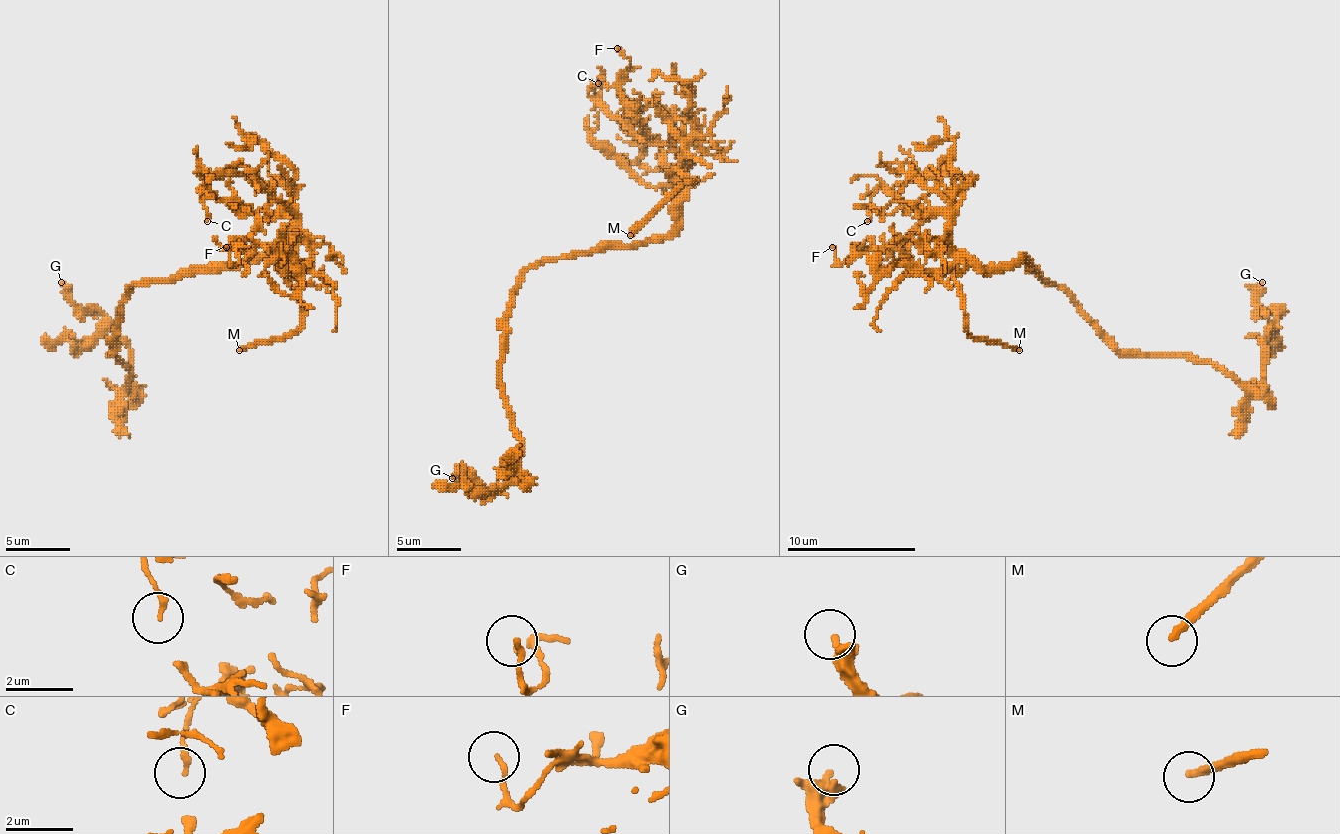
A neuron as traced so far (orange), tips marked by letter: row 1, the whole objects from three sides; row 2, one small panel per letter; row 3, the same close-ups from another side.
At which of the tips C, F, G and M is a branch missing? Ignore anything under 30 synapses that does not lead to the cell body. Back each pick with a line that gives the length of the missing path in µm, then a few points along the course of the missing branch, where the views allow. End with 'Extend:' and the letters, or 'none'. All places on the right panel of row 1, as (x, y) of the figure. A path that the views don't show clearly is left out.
M: about 70 µm are missing
Extend: M

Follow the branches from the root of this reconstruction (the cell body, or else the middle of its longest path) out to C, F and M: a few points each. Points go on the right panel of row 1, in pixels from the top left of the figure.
C: (1045, 282), (1023, 260), (1013, 266), (968, 263), (951, 243), (945, 214), (913, 211), (880, 185), (867, 221)
F: (1045, 282), (1023, 260), (922, 272), (890, 247), (887, 256), (864, 247), (841, 263), (832, 247)
M: (1045, 282), (1023, 260), (1013, 266), (958, 263), (951, 269), (964, 305), (964, 327), (974, 337), (1019, 350)

